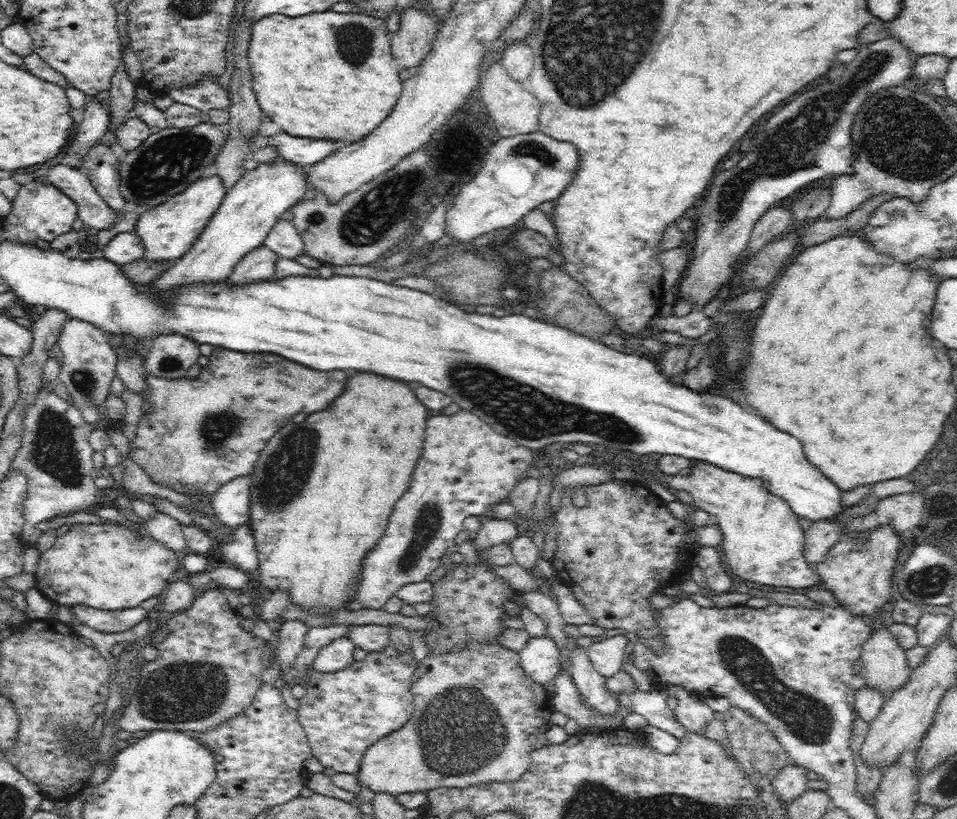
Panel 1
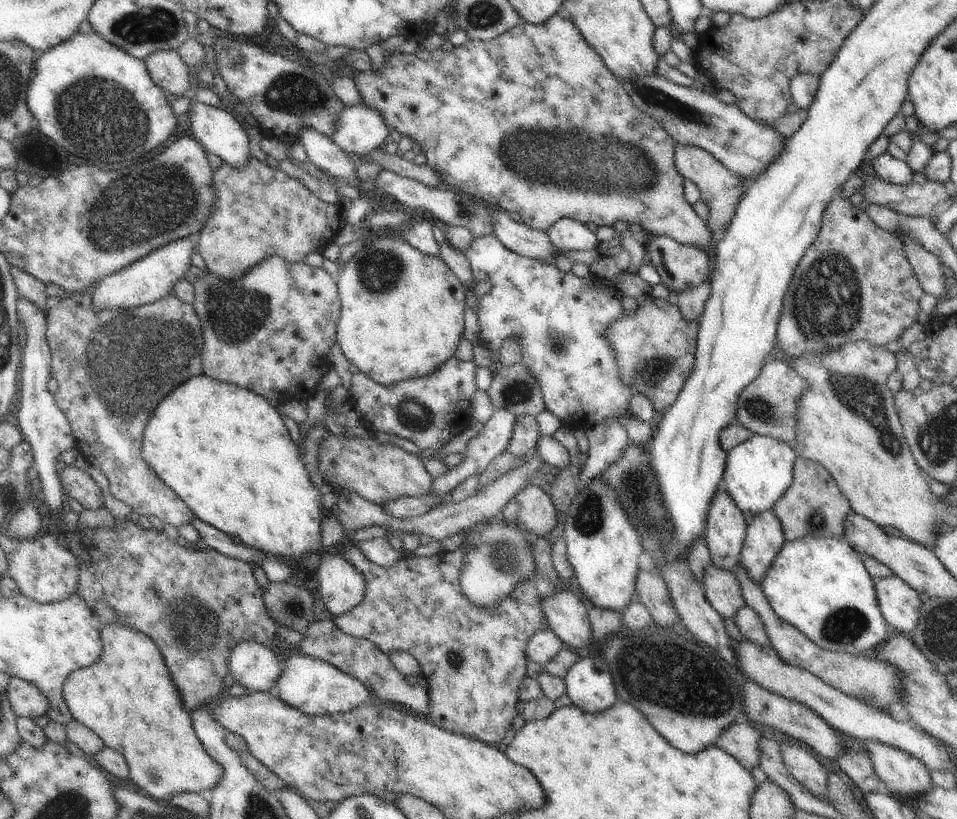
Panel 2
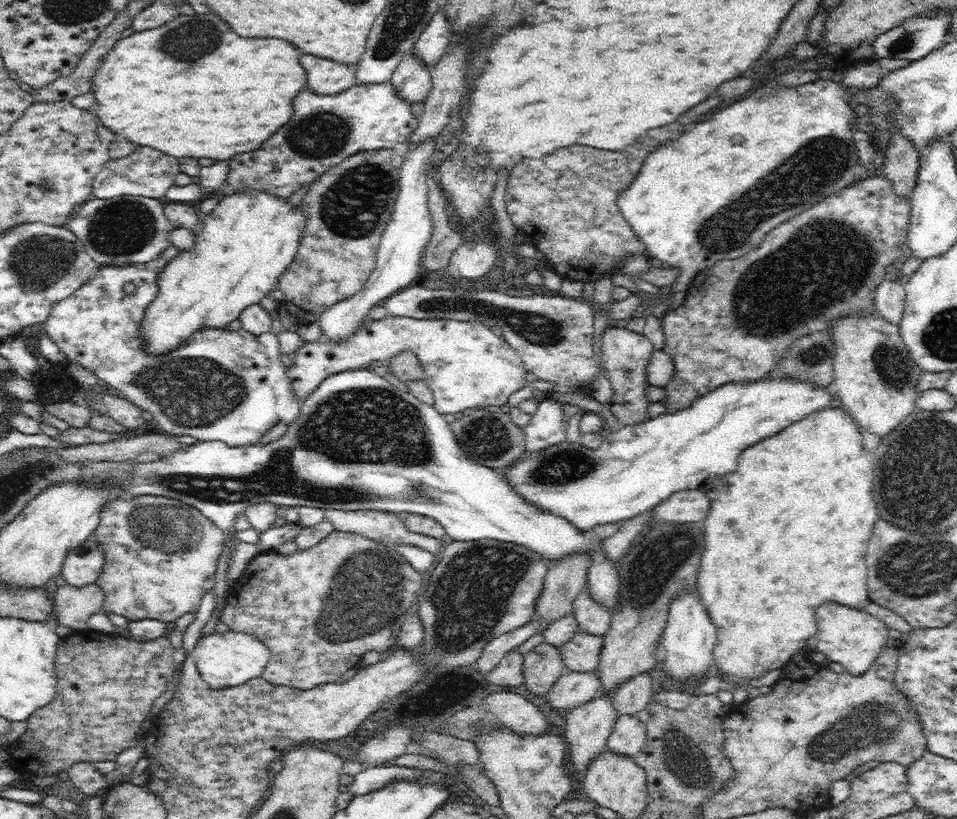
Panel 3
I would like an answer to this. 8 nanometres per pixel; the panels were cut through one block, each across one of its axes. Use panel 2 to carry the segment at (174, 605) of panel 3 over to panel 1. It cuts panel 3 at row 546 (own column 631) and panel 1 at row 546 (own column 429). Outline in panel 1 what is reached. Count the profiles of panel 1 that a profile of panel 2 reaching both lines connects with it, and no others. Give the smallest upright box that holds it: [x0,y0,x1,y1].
[35,520,181,610]

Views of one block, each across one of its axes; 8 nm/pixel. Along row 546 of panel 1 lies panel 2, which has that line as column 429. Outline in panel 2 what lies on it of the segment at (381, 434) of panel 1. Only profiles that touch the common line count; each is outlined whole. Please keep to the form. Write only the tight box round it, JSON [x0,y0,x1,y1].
[336,234,466,385]

